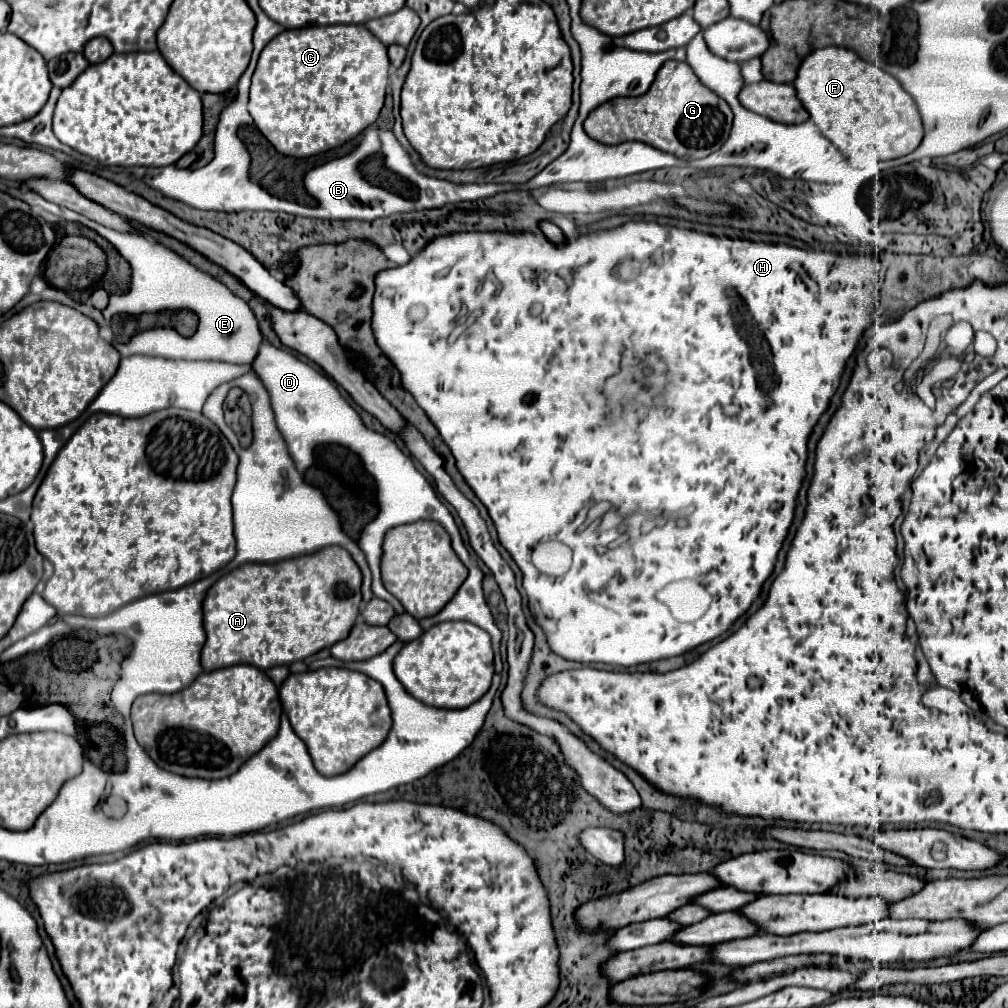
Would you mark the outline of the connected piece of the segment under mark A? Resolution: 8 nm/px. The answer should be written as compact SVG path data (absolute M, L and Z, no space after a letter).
M324 547L310 555L300 555L276 563L246 563L220 577L204 597L206 615L206 643L202 647L204 671L222 669L236 663L258 665L270 669L276 665L290 665L302 661L320 649L332 647L336 641L348 637L358 609L360 609L362 575L350 553L342 547Z

